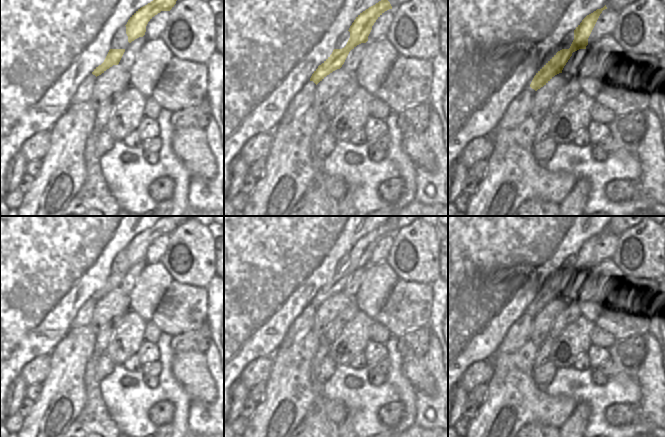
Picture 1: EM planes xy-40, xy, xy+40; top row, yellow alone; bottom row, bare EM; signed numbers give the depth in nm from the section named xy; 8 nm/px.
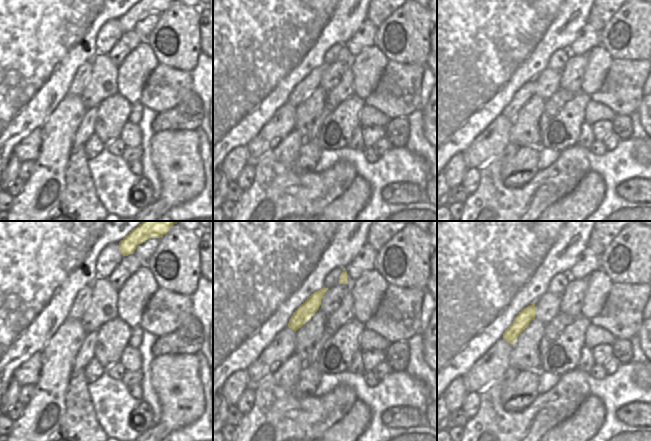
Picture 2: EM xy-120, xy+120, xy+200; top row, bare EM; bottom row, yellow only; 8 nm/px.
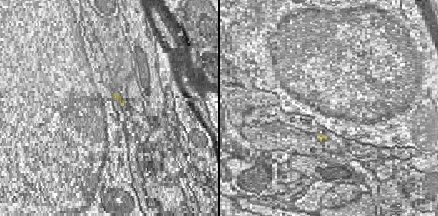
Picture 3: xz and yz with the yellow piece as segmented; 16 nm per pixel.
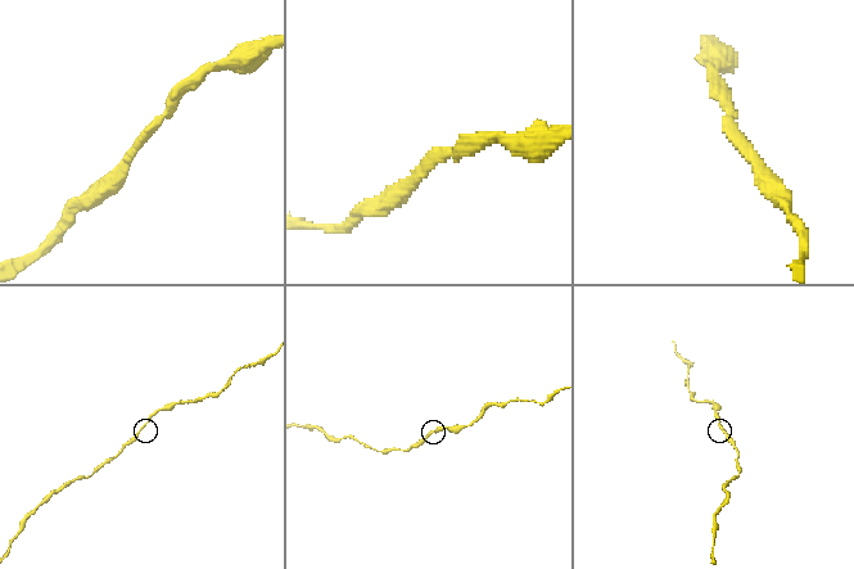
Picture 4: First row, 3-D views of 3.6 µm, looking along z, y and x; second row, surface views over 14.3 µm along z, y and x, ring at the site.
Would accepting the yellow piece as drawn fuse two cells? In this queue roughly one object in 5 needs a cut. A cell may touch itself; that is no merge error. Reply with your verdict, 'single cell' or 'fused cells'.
single cell

